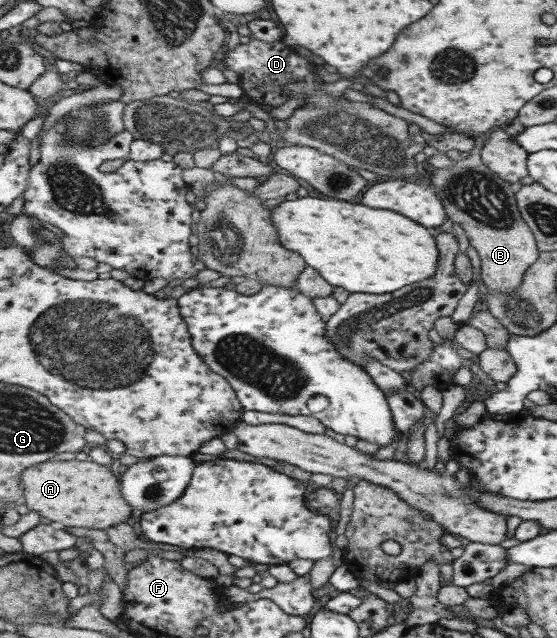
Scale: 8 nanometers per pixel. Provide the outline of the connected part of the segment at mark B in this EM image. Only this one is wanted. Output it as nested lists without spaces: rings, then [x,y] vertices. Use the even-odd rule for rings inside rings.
[[[487,133],[473,138],[473,147],[465,158],[454,160],[453,164],[444,168],[436,168],[432,171],[429,184],[441,199],[445,207],[448,219],[462,227],[469,244],[476,250],[480,258],[480,278],[486,286],[486,292],[498,292],[498,294],[515,294],[516,288],[522,282],[522,274],[526,268],[538,258],[539,250],[536,248],[536,239],[532,231],[523,222],[515,203],[515,190],[518,183],[508,184],[502,178],[498,178],[490,168],[480,161],[480,150],[485,143]]]

